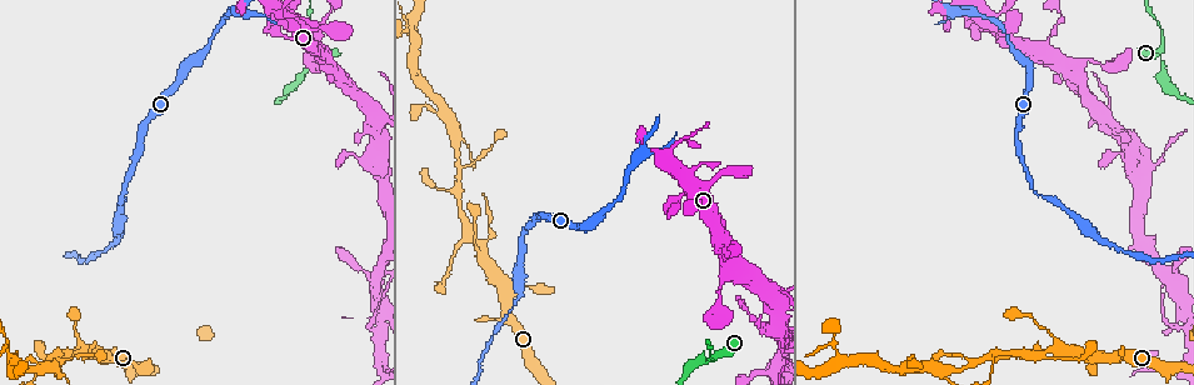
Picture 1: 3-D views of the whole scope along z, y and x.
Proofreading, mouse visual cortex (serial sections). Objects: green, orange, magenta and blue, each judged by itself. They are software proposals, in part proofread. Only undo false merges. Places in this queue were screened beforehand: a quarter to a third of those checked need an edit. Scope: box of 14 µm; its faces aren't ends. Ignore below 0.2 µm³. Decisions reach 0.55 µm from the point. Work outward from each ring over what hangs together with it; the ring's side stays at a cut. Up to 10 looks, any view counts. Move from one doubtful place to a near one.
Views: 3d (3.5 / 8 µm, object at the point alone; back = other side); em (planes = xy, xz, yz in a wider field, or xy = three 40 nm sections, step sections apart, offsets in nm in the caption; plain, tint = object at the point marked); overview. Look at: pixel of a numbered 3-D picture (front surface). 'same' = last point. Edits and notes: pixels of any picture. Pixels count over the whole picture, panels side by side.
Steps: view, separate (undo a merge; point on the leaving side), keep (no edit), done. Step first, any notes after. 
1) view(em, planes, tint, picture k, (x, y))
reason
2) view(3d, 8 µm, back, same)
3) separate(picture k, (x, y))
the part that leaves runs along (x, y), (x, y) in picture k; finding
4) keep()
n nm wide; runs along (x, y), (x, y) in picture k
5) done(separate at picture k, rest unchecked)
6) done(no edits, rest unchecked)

view(3d, 8 µm, back, picture 1, (1160, 59))
sharp bend

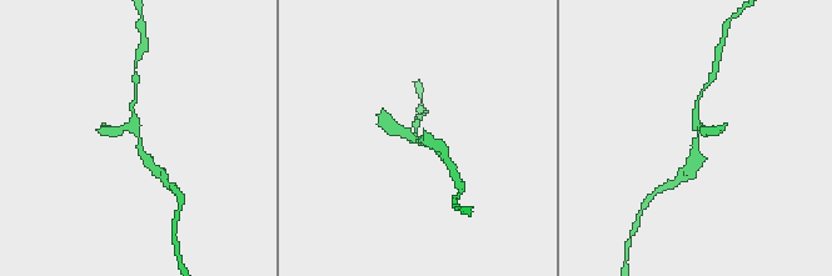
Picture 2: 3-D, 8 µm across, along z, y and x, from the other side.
view(em, xy, step 2, tint, picture 2, (697, 138))

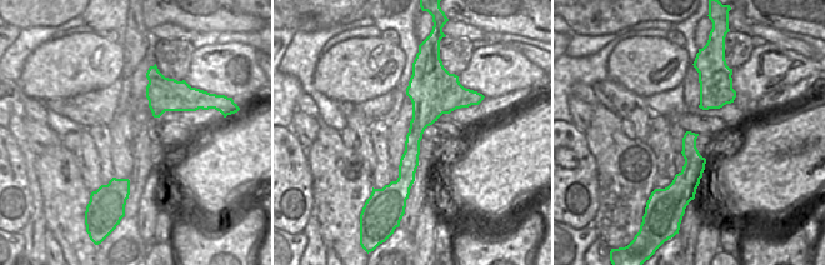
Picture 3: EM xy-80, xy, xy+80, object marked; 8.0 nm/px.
keep()
runs along (423, 66), (423, 116), (403, 196) in picture 3; one cell here

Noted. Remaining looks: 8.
view(3d, 3.5 µm, picture 1, (279, 12))
sharp bend

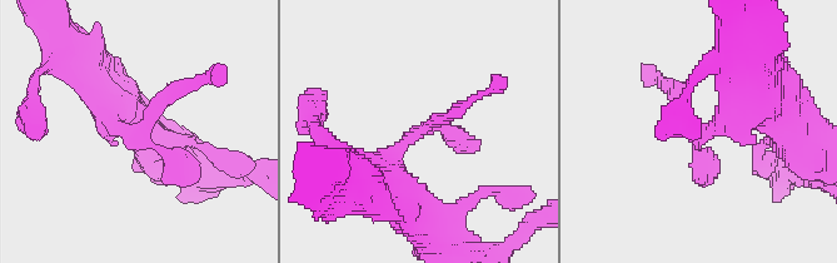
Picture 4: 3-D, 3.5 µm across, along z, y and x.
view(em, xy, step 2, tint, picture 4, (138, 131))

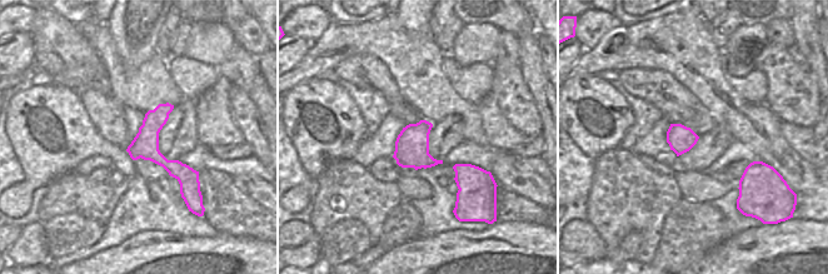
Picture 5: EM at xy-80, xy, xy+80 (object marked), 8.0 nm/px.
keep()
runs along (161, 106), (151, 150), (193, 173) in picture 5; one cell here

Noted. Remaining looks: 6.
view(3d, 3.5 µm, picture 1, (1111, 244))
narrows sharply

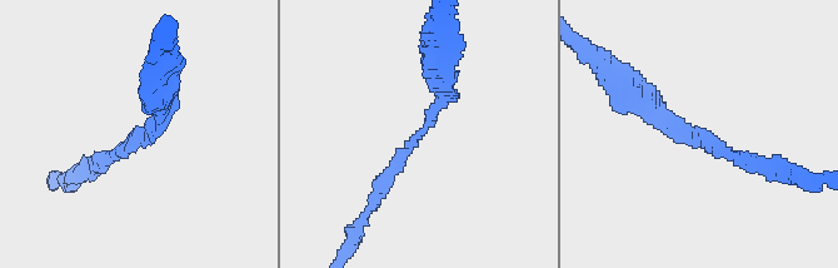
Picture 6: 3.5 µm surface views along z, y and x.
view(em, xy, step 3, tint, picture 6, (140, 133))
arms of 200, 250 nm; need the tissue

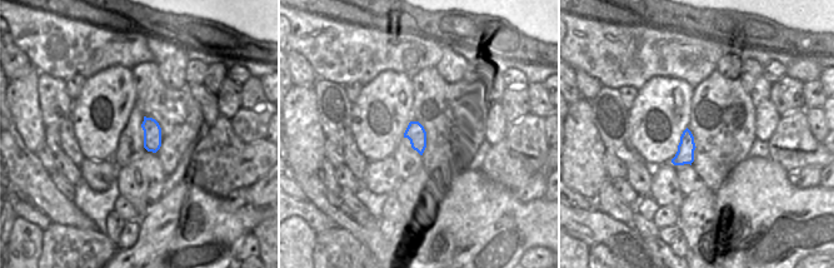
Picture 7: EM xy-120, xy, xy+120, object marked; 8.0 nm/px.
keep()
runs along (638, 95), (683, 134), (757, 165) in picture 6; one cell here

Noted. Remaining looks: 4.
view(3d, 3.5 µm, picture 1, (457, 192))
sudden change in width

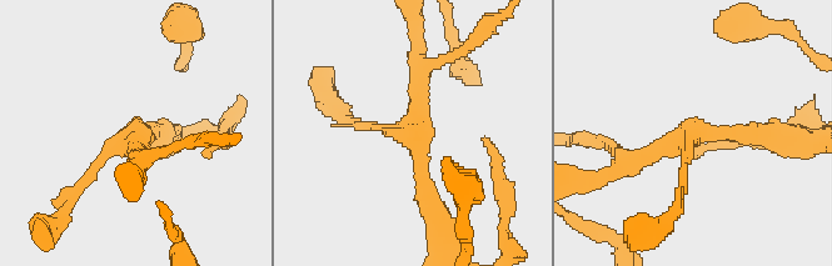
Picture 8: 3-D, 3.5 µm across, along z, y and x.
view(em, xy, step 2, tint, picture 8, (418, 130))
3 arms; arms of 150, 250, 250 nm

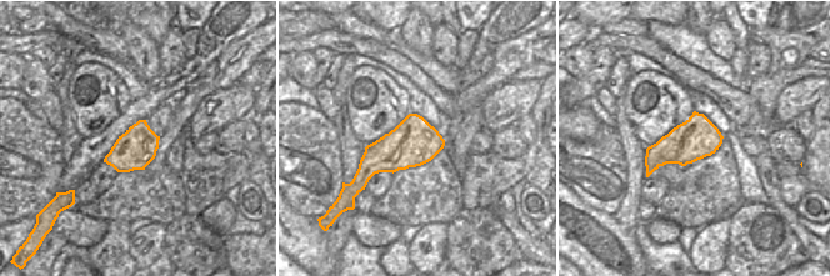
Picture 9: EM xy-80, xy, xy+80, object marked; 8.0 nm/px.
keep()
runs along (770, 135), (692, 131), (616, 169) in picture 8; continuous, no second cell

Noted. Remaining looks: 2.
done(no edits, rest unchecked)

